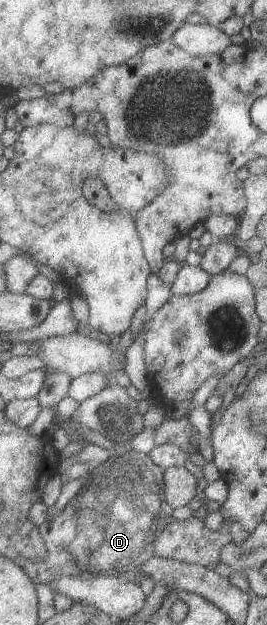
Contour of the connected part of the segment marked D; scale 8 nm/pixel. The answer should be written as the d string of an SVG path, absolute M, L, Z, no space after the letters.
M136 450L124 453L122 456L110 457L89 476L89 480L78 493L51 521L45 520L39 528L45 544L49 547L49 555L40 559L24 559L17 561L35 583L48 584L59 577L81 577L93 579L97 577L117 577L136 570L147 562L157 549L154 545L166 526L172 523L172 510L164 500L165 469L161 468L150 453Z

